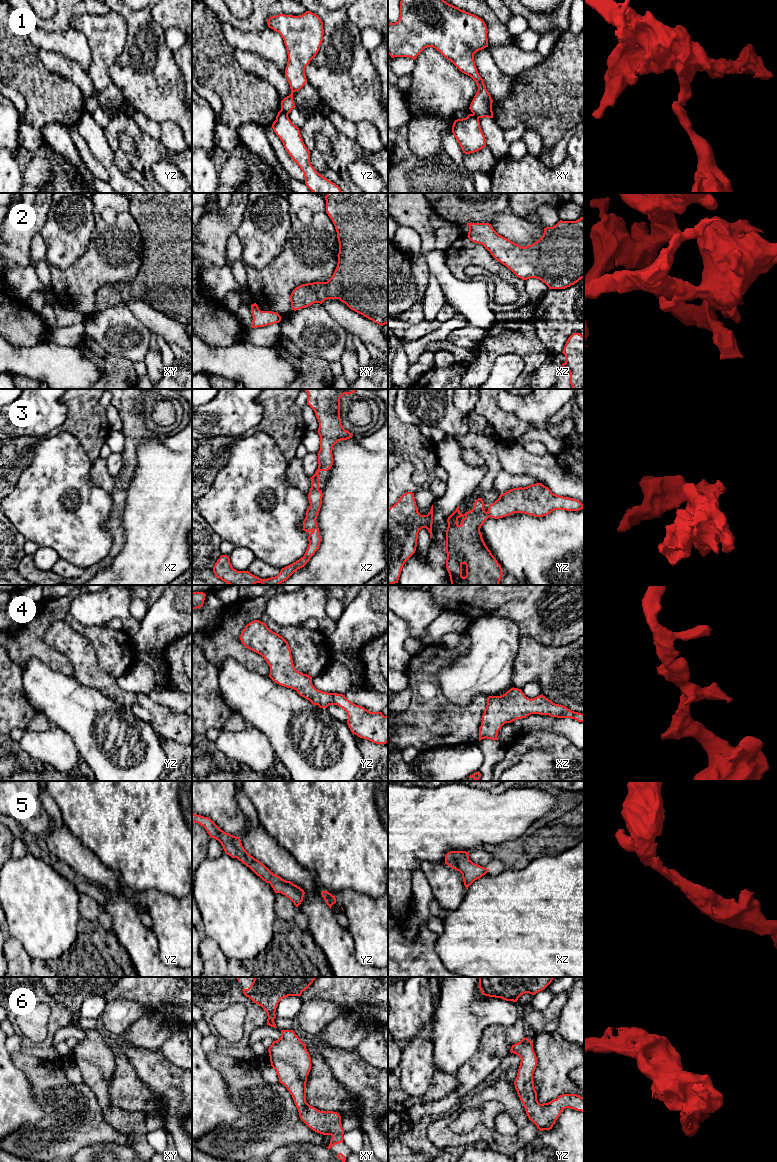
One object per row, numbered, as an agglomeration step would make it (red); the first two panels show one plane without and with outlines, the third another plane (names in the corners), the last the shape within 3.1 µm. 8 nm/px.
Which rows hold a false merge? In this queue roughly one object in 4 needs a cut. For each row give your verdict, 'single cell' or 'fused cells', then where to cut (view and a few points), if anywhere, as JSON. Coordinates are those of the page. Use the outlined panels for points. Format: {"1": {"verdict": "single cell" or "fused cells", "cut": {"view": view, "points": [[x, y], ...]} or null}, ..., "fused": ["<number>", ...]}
{"1": {"verdict": "fused cells", "cut": {"view": "yz", "points": [[281, 109], [287, 115]]}}, "2": {"verdict": "single cell", "cut": null}, "3": {"verdict": "single cell", "cut": null}, "4": {"verdict": "single cell", "cut": null}, "5": {"verdict": "single cell", "cut": null}, "6": {"verdict": "single cell", "cut": null}, "fused": ["1"]}

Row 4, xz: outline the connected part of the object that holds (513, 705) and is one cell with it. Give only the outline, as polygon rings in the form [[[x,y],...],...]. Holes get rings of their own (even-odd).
[[[511,688],[501,696],[489,696],[487,705],[482,715],[481,726],[479,727],[479,741],[482,739],[498,740],[498,731],[505,723],[511,723],[517,719],[526,718],[531,714],[549,715],[557,718],[571,718],[578,722],[584,722],[584,714],[574,712],[567,707],[553,703],[542,694],[530,699],[524,695],[521,689]]]

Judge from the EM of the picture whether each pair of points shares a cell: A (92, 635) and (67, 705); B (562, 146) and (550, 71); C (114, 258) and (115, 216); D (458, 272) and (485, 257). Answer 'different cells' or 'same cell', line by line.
A: different cells
B: different cells
C: same cell
D: same cell

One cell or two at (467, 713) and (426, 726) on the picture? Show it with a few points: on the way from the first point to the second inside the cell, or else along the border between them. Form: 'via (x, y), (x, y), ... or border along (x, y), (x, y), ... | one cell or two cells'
via (457, 723), (453, 727), (436, 727) | one cell

